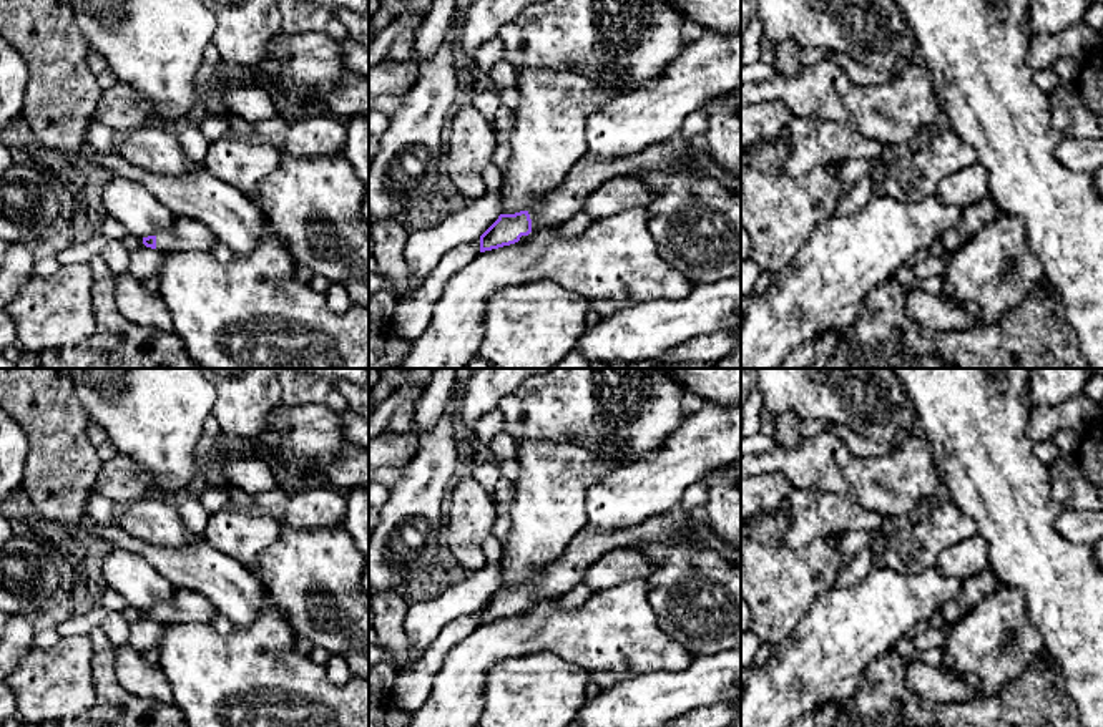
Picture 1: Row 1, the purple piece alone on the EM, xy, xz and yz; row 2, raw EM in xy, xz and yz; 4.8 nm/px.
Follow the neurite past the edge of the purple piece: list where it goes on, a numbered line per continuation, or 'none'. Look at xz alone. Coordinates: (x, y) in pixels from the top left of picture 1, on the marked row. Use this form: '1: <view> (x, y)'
1: xz (567, 200)

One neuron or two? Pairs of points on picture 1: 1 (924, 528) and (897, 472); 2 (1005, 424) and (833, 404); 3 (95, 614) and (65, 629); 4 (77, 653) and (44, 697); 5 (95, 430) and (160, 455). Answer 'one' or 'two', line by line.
1: two
2: two
3: one
4: one
5: two

